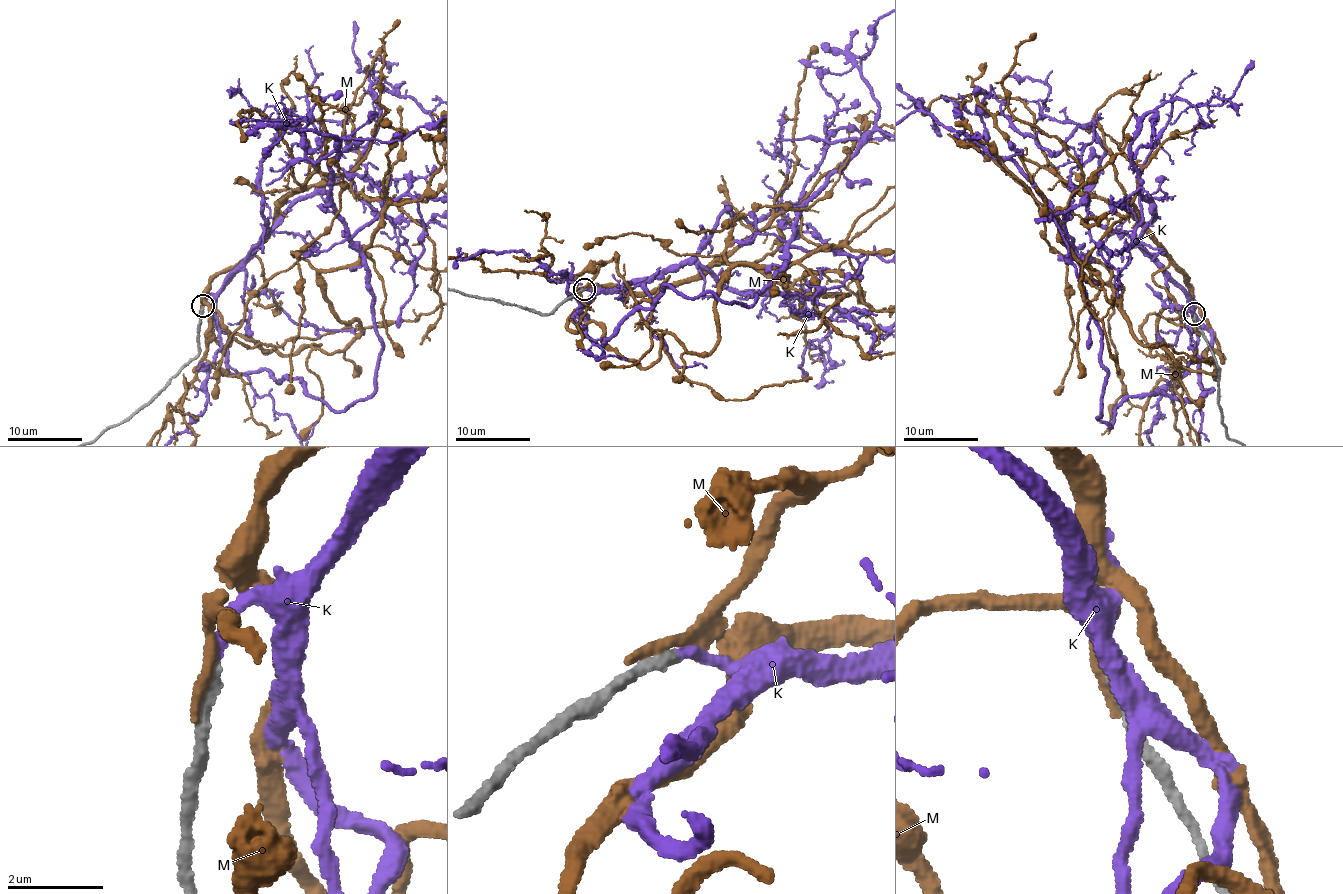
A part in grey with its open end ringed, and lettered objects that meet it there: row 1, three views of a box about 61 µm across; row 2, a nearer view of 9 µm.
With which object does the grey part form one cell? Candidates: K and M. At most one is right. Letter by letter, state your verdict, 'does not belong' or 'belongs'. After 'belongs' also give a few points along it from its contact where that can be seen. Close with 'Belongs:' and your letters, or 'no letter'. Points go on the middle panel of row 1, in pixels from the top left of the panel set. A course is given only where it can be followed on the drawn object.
K: belongs
M: does not belong
Belongs: K

